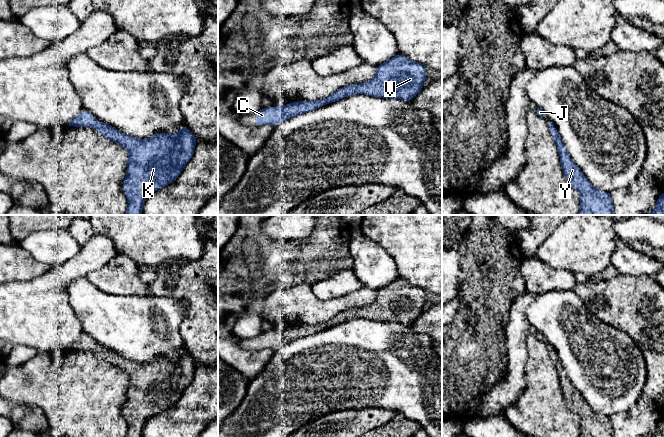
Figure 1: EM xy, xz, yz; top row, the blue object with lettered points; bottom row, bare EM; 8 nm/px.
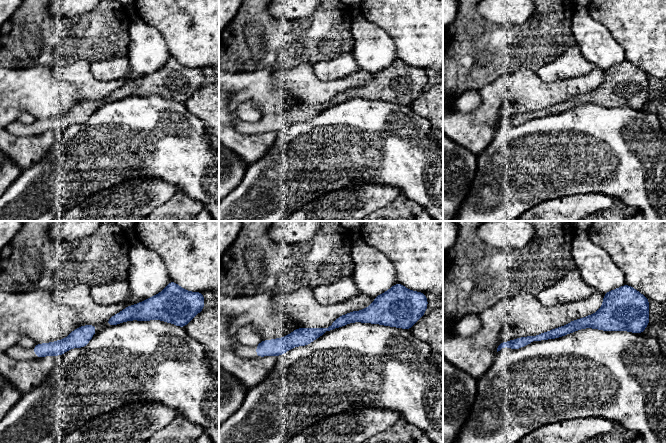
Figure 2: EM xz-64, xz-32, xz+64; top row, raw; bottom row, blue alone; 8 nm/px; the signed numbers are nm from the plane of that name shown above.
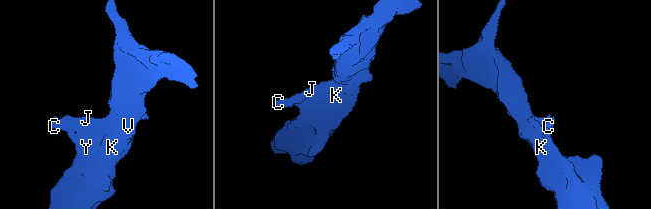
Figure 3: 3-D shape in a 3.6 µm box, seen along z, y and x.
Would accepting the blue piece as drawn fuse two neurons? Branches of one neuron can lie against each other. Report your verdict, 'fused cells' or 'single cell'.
single cell

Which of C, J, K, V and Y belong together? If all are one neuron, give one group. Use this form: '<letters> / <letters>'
C J K V Y

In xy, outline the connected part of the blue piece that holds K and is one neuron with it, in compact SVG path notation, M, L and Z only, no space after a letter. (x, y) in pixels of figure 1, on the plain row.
M85 333L76 342L72 343L68 349L95 352L101 360L118 367L128 375L127 400L122 406L123 415L128 424L126 437L142 437L144 424L149 418L175 405L186 387L192 382L197 366L196 360L188 353L186 348L180 351L178 358L170 359L160 356L154 358L151 362L140 363L128 360L108 348L97 345Z

